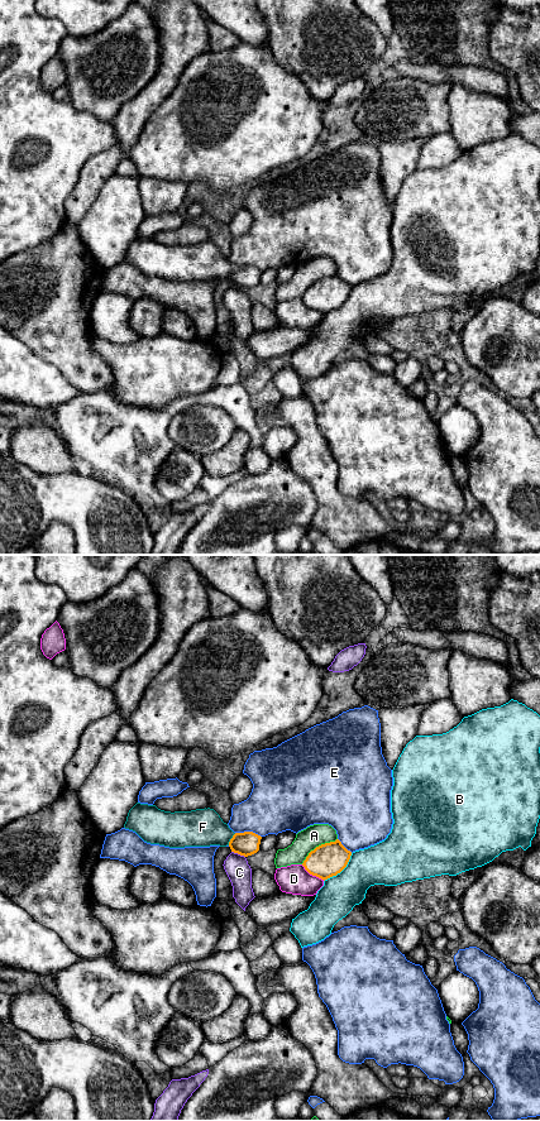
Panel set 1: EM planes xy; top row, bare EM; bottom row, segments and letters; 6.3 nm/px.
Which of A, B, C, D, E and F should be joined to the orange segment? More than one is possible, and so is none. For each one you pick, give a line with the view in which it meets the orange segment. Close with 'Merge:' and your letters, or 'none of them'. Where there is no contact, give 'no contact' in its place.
F: xy
Merge: F

